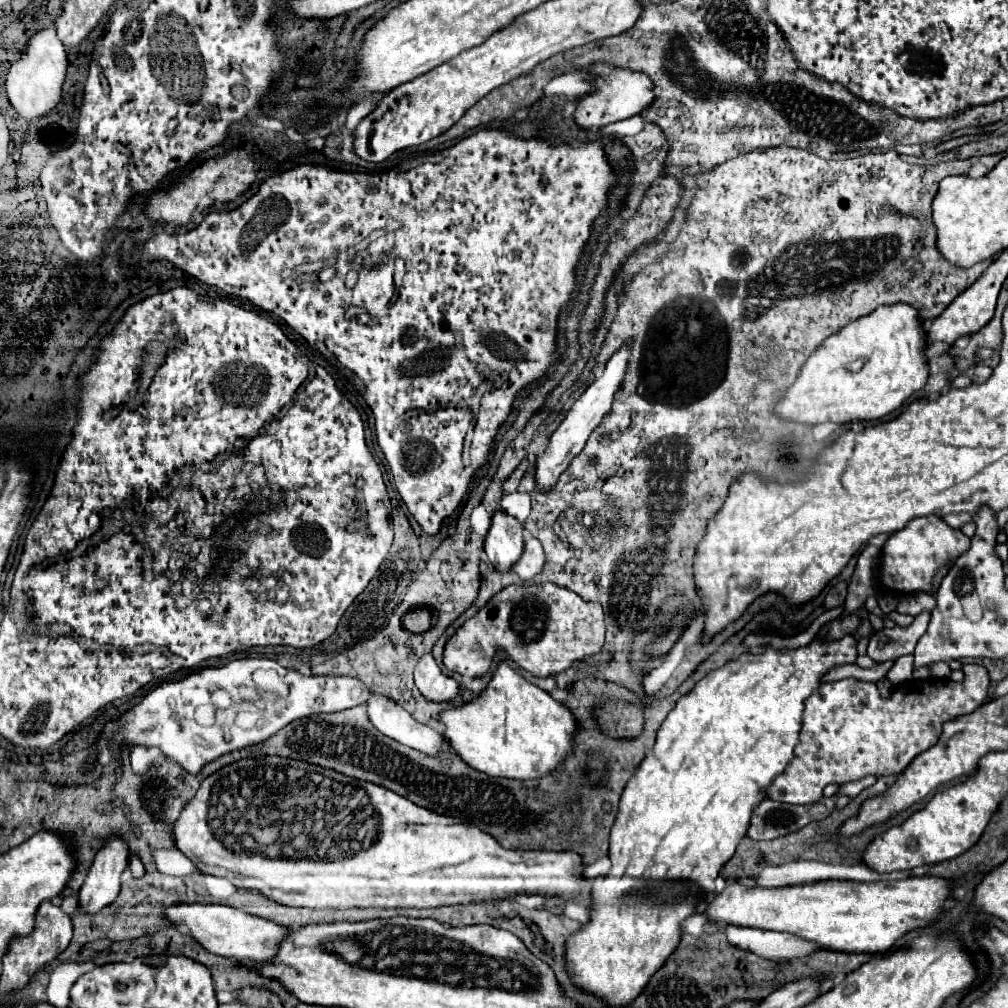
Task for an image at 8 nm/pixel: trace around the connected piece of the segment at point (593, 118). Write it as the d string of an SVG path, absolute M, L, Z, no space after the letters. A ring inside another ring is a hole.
M595 64L589 76L595 78L595 90L589 96L581 98L577 104L577 110L573 112L573 120L581 128L603 128L607 124L631 118L643 112L645 108L649 108L655 100L653 80L641 72L615 68L613 64Z

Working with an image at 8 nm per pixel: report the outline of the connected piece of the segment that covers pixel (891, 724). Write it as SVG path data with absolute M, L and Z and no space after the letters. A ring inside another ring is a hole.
M963 664L963 672L965 672L963 682L951 682L941 678L931 678L923 682L919 680L905 682L897 686L891 698L887 700L879 696L875 684L861 682L855 678L821 684L821 688L805 702L803 730L801 740L795 746L795 756L785 768L785 772L777 776L773 784L767 788L767 796L771 800L787 804L811 804L823 796L823 788L827 784L845 784L867 776L881 778L889 774L899 774L901 768L905 768L919 752L925 752L927 748L937 744L943 722L961 714L969 714L983 704L989 686L987 668L981 664Z

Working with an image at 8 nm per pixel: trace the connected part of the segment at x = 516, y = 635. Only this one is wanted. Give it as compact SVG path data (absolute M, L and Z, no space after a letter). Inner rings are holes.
M549 582L523 588L509 586L447 640L443 664L451 672L481 678L491 668L495 656L505 654L515 666L543 678L571 668L577 660L599 654L603 642L605 622L599 602L585 602L575 592Z

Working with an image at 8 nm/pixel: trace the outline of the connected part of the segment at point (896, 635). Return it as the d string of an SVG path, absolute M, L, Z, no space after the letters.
M929 612L919 614L911 626L901 628L883 628L875 632L869 638L867 646L867 656L875 662L887 662L887 660L897 660L905 654L911 654L915 650L917 640L923 636L929 624Z

